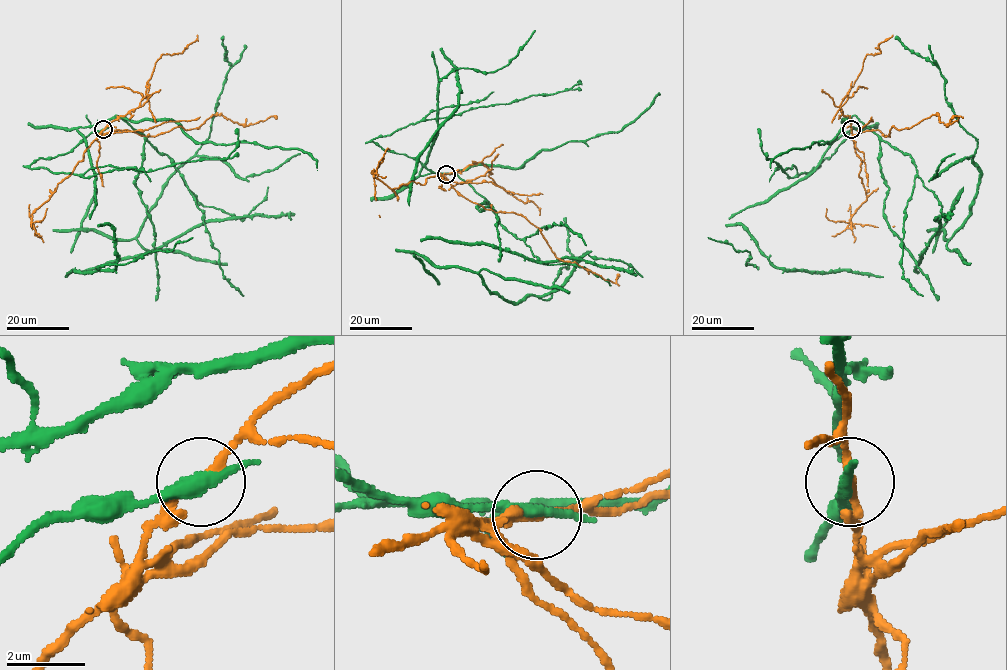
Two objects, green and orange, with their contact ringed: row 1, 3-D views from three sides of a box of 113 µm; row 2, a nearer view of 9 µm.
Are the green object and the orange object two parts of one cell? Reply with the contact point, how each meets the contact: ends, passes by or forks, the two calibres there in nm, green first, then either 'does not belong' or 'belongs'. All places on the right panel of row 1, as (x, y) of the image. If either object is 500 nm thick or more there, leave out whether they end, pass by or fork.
at (851, 129); green passes by; orange passes by; 320 nm thick on the green side, 190 nm on the other; does not belong

